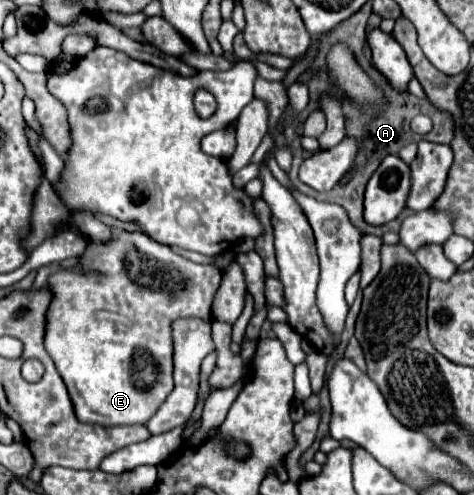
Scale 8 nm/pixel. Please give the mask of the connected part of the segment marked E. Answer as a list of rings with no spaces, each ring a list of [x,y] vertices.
[[[122,233],[104,245],[90,243],[82,255],[82,265],[86,269],[98,271],[100,275],[64,271],[50,277],[48,285],[54,293],[54,299],[46,315],[46,351],[64,379],[76,417],[82,423],[102,427],[146,425],[174,389],[170,323],[178,317],[202,317],[204,321],[210,321],[212,297],[220,285],[222,273],[214,265],[194,263],[142,233]]]

